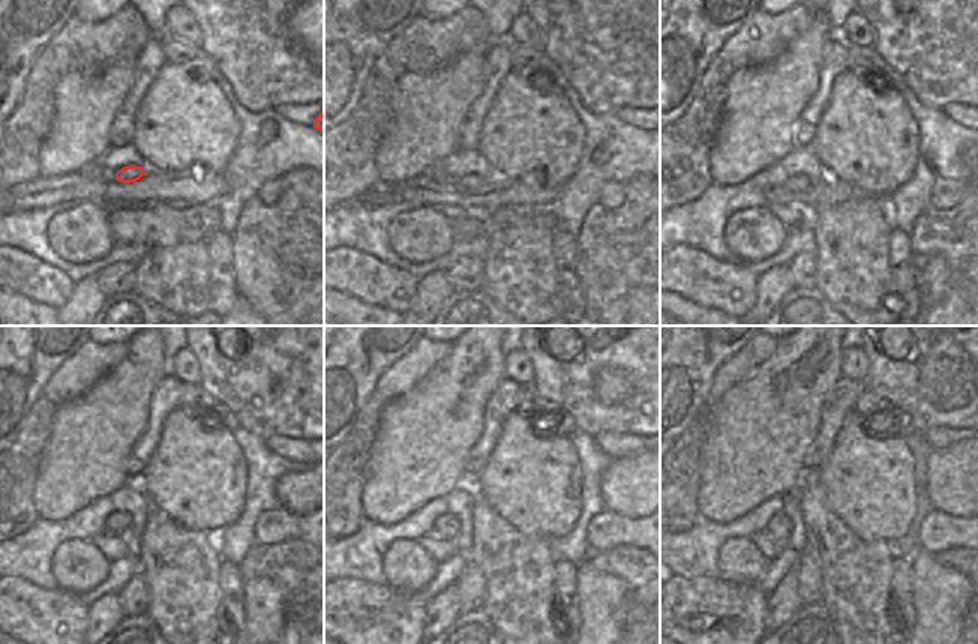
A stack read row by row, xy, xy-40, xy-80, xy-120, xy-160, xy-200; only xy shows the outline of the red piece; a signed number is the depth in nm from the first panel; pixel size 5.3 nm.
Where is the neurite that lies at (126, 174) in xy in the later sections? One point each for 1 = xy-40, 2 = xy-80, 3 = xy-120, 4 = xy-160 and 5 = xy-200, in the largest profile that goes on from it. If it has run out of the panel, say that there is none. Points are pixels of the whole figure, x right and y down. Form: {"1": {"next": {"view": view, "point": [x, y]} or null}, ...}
{"1": {"next": {"view": "xy-40", "point": [465, 180]}}, "2": {"next": {"view": "xy-80", "point": [792, 182]}}, "3": {"next": {"view": "xy-120", "point": [116, 523]}}, "4": {"next": {"view": "xy-160", "point": [446, 527]}}, "5": {"next": {"view": "xy-200", "point": [779, 527]}}}

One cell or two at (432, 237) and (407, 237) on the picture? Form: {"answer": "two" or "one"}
{"answer": "one"}

